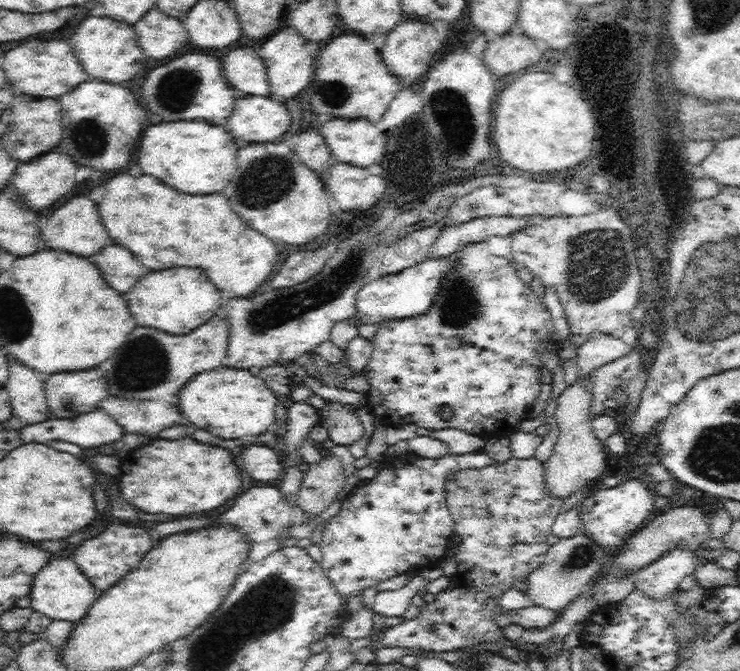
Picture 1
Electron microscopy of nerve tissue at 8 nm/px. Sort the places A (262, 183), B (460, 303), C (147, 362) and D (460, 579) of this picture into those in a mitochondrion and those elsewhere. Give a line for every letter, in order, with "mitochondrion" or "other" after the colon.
A: mitochondrion
B: mitochondrion
C: mitochondrion
D: other

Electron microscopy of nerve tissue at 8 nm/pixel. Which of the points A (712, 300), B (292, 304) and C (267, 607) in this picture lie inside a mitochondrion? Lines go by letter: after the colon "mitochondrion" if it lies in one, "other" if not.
A: mitochondrion
B: mitochondrion
C: mitochondrion

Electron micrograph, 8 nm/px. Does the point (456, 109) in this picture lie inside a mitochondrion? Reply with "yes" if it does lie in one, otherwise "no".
yes

